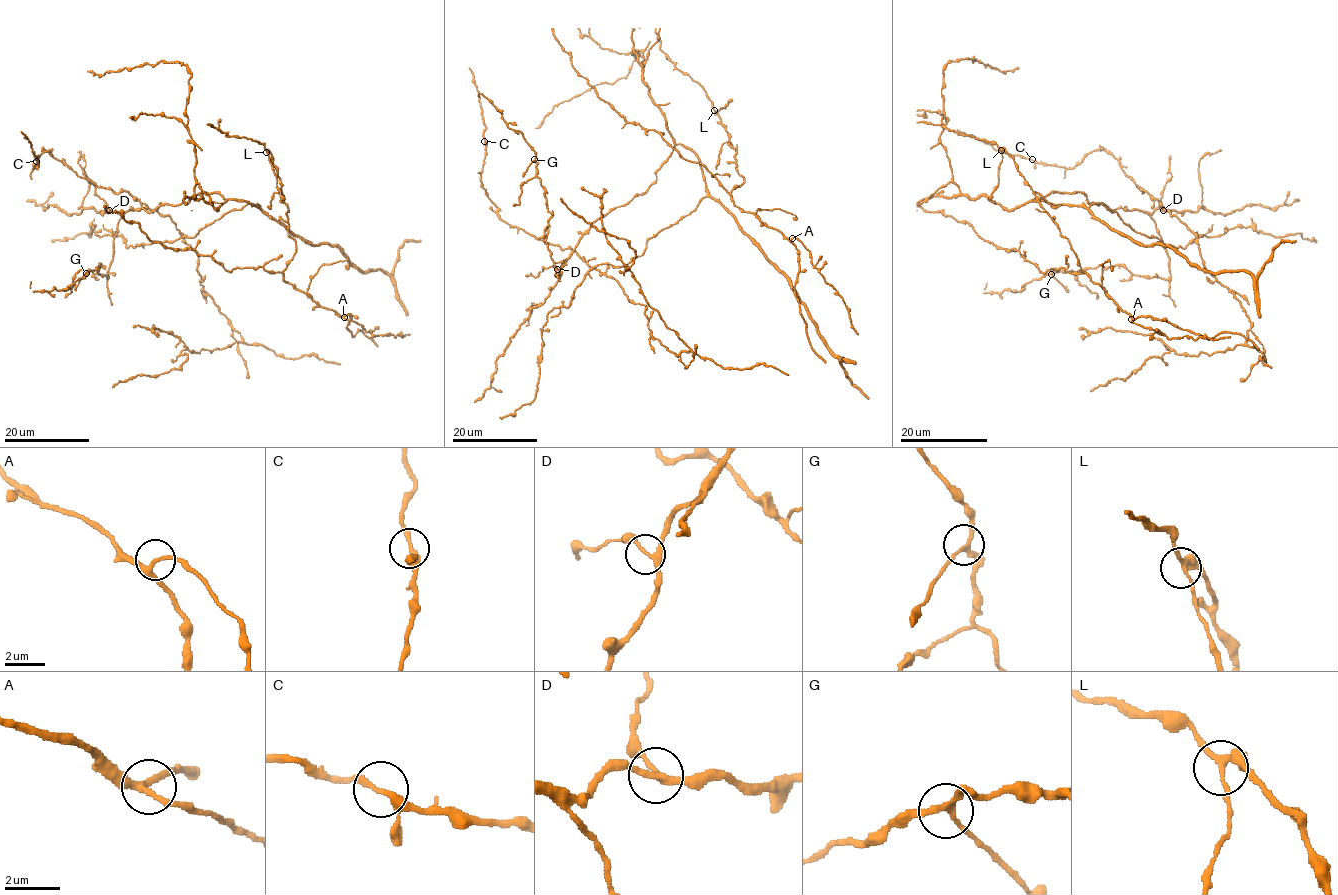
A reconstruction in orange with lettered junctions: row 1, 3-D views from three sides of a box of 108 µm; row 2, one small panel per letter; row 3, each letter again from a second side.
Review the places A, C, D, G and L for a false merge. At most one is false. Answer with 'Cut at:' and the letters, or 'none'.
Cut at: none

